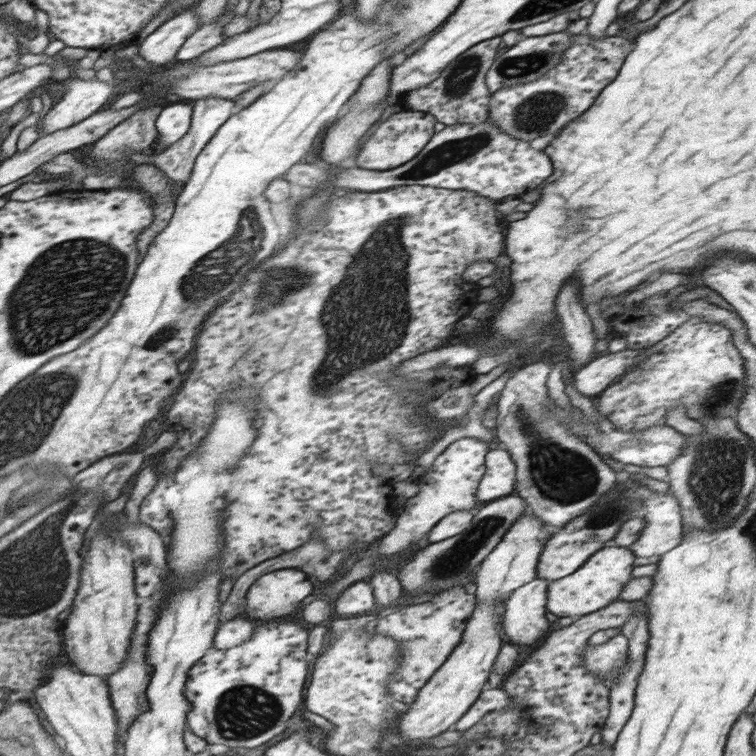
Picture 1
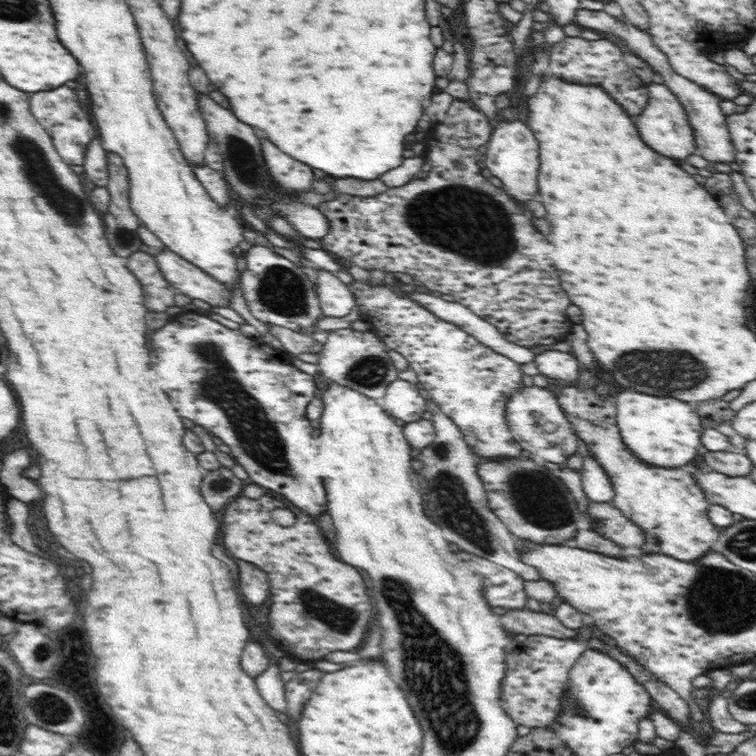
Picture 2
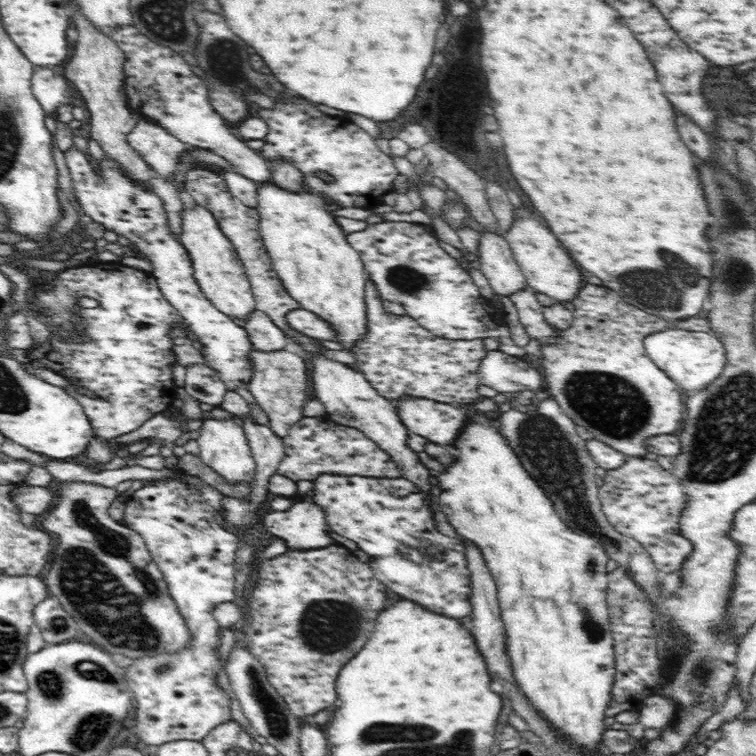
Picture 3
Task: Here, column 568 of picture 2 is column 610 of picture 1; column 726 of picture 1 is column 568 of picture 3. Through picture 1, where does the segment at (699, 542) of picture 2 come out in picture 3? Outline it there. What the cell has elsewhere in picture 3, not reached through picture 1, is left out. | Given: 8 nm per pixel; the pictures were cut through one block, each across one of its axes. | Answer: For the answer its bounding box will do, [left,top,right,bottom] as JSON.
[510,283,684,458]

